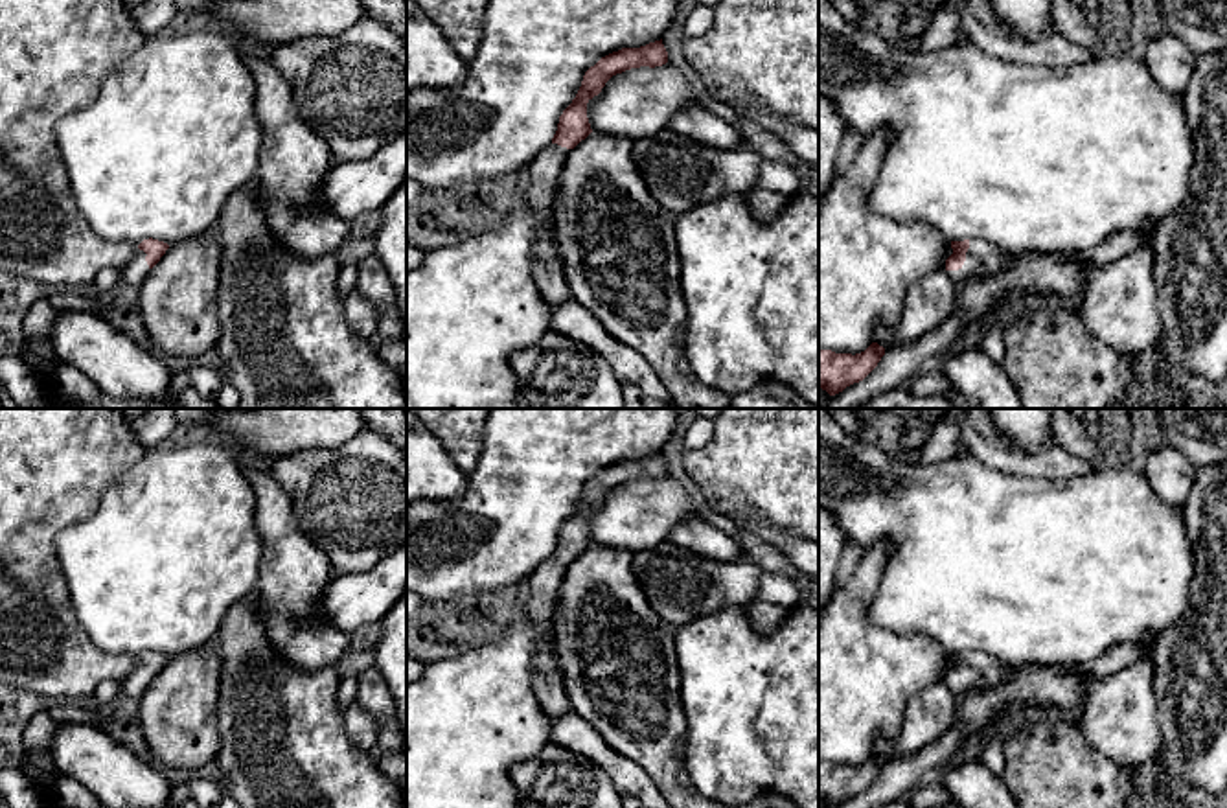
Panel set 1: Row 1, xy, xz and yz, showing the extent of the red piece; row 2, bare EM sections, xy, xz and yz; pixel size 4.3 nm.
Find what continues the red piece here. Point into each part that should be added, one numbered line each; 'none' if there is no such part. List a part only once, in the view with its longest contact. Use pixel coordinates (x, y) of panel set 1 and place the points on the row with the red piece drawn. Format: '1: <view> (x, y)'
1: yz (983, 258)

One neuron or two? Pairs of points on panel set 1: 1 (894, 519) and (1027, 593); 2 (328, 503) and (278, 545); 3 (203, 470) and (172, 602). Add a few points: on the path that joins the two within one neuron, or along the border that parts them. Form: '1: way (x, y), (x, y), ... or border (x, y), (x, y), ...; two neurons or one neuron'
1: way (928, 519), (951, 523), (994, 562); one neuron
2: border (282, 488), (289, 499), (297, 527), (328, 560); two neurons
3: way (194, 503), (175, 534), (172, 569); one neuron

